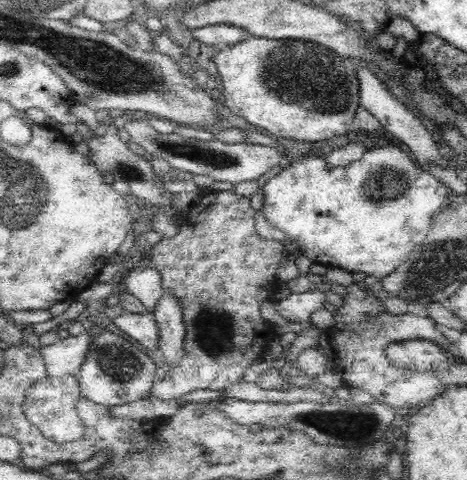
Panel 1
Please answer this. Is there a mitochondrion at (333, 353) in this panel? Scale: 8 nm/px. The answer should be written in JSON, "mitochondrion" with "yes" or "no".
{"mitochondrion":"no"}

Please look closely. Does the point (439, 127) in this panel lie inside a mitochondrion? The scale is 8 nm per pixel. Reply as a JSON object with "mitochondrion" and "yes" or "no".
{"mitochondrion":"no"}

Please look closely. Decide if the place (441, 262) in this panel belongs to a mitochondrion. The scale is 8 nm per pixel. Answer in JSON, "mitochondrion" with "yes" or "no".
{"mitochondrion":"yes"}

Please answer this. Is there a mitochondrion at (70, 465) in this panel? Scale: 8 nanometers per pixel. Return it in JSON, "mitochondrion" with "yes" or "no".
{"mitochondrion":"no"}

